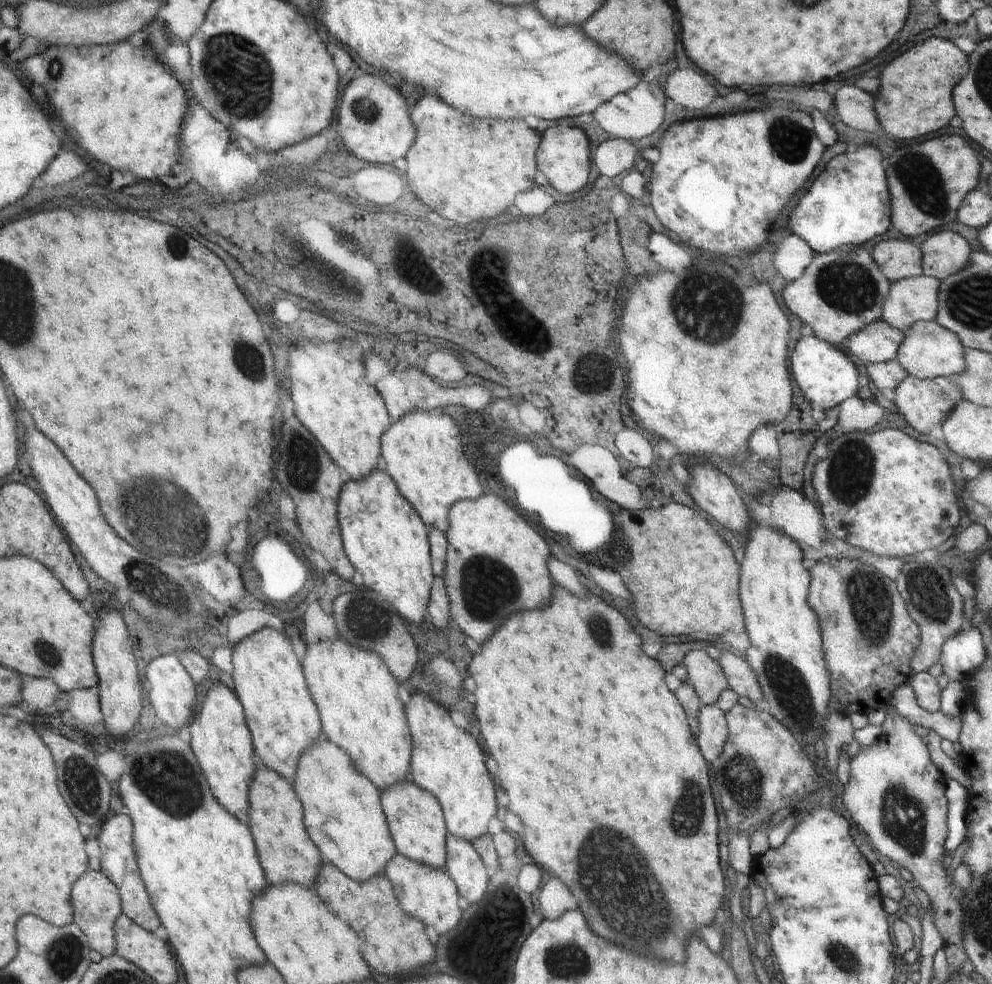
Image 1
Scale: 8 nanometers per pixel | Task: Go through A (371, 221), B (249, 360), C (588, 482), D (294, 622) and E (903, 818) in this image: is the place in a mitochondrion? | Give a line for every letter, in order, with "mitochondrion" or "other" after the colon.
A: other
B: mitochondrion
C: other
D: other
E: mitochondrion

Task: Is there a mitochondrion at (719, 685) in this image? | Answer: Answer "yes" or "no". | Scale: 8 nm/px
no

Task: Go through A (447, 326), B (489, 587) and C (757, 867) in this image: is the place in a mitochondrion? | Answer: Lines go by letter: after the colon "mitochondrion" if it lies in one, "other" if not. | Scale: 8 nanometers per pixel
A: other
B: mitochondrion
C: other

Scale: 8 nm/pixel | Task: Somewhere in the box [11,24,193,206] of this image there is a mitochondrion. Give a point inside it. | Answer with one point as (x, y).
(57, 65)

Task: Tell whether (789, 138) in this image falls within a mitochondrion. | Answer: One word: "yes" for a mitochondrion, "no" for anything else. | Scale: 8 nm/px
yes

